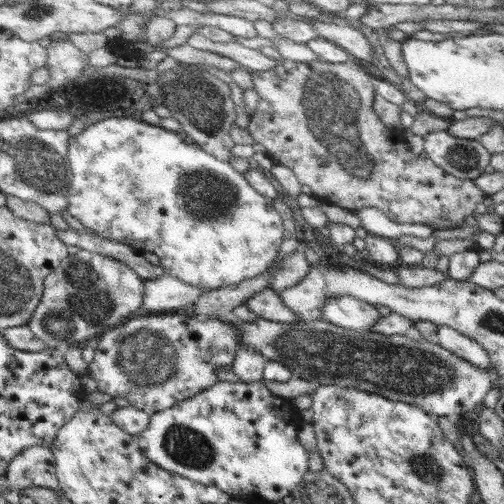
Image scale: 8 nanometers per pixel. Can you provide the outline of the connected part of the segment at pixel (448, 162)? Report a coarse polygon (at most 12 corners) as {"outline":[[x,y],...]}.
{"outline":[[445,130],[423,138],[428,160],[474,180],[491,154],[479,140]]}

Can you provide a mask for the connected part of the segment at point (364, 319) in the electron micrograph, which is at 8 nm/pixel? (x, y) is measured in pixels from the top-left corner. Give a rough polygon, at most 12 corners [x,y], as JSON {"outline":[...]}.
{"outline":[[352,296],[321,306],[322,320],[353,331],[372,330],[377,308]]}

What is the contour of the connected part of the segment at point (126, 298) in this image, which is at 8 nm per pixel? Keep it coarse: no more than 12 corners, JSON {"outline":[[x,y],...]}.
{"outline":[[81,249],[46,281],[29,327],[66,349],[147,300],[131,266]]}

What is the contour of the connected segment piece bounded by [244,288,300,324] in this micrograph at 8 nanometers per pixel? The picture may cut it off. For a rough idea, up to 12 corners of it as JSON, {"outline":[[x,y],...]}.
{"outline":[[270,288],[244,305],[264,320],[294,324],[297,313]]}

